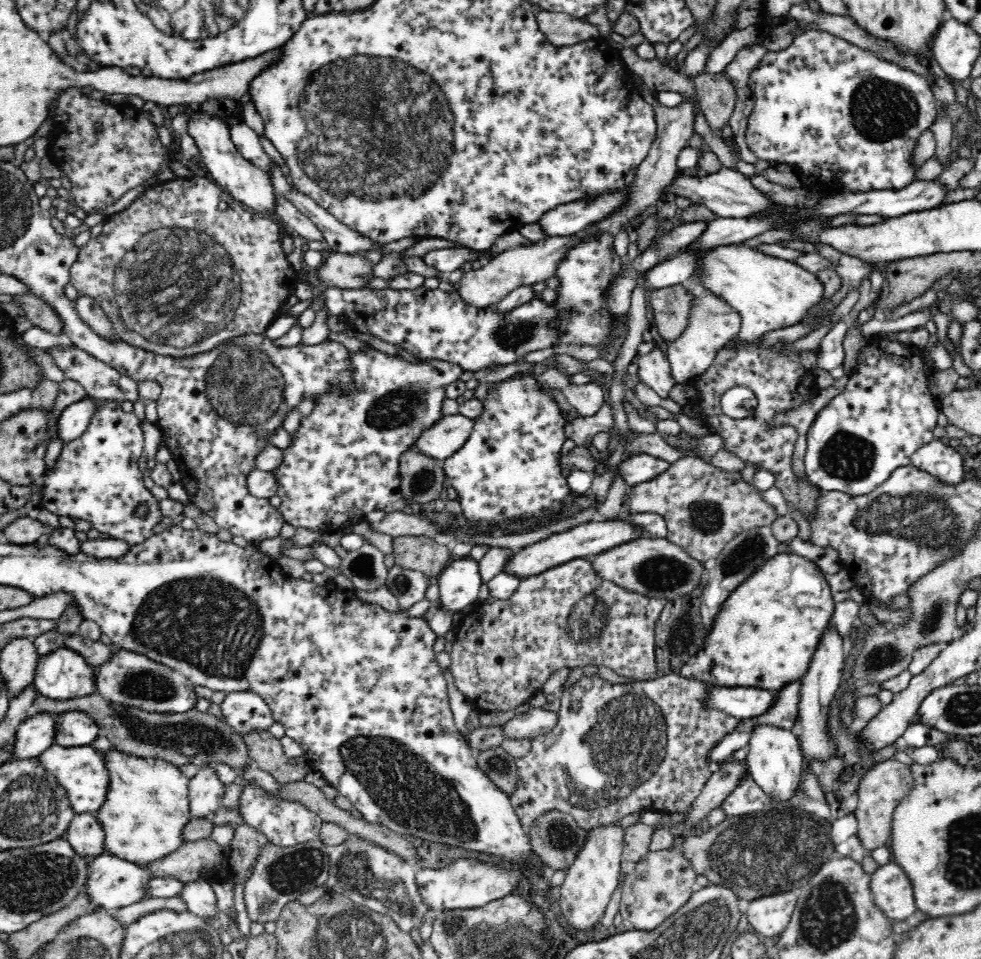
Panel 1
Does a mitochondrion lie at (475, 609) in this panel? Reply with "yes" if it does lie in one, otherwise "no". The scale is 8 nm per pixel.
no

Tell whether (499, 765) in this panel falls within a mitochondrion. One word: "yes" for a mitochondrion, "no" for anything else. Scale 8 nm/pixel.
yes

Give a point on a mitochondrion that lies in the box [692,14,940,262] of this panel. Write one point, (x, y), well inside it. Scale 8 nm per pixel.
(880, 109)

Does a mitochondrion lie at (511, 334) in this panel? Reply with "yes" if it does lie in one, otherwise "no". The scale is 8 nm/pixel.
yes

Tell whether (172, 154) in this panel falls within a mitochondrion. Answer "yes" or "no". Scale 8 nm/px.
no

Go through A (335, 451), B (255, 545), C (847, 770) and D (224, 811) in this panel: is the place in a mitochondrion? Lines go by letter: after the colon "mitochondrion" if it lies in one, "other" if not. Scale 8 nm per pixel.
A: other
B: other
C: other
D: other

